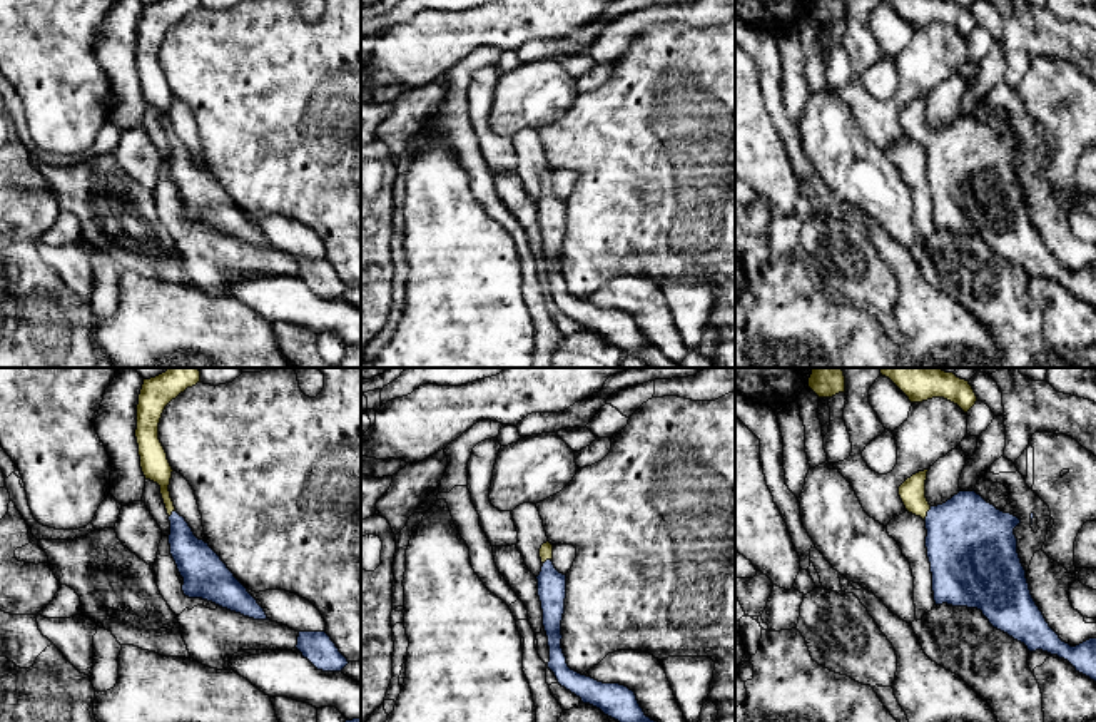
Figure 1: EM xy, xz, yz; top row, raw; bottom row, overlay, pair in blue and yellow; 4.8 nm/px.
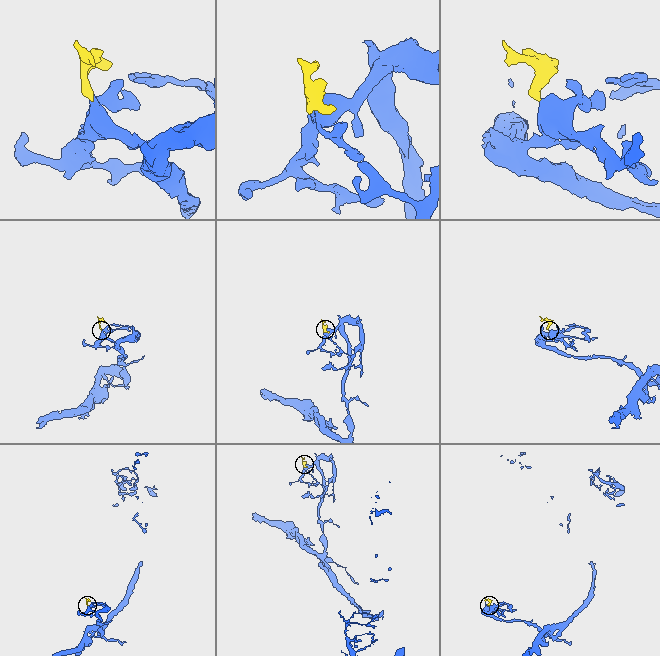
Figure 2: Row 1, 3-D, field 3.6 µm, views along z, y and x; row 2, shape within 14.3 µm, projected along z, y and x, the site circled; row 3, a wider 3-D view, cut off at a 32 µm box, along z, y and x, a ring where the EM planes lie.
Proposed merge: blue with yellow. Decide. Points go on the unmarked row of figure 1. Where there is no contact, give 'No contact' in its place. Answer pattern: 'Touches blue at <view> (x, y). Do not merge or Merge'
Touches blue at yz (928, 139). Merge

